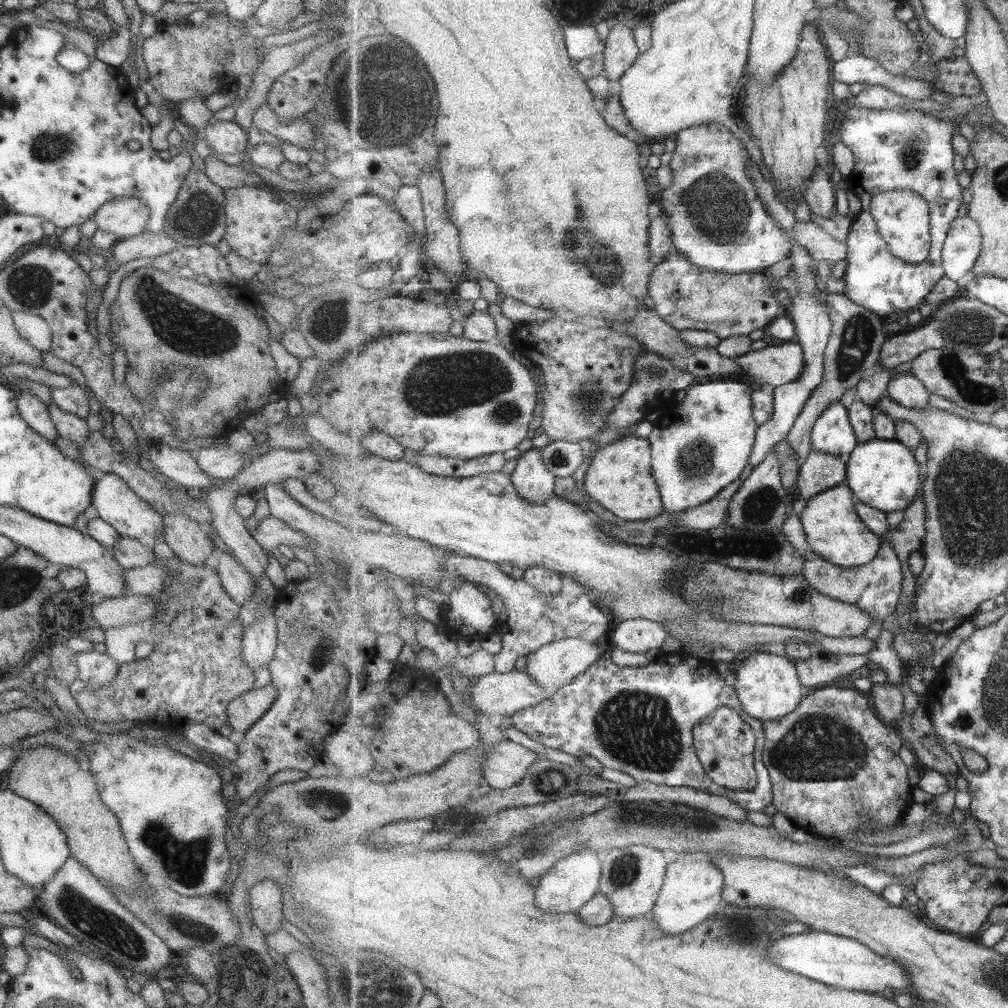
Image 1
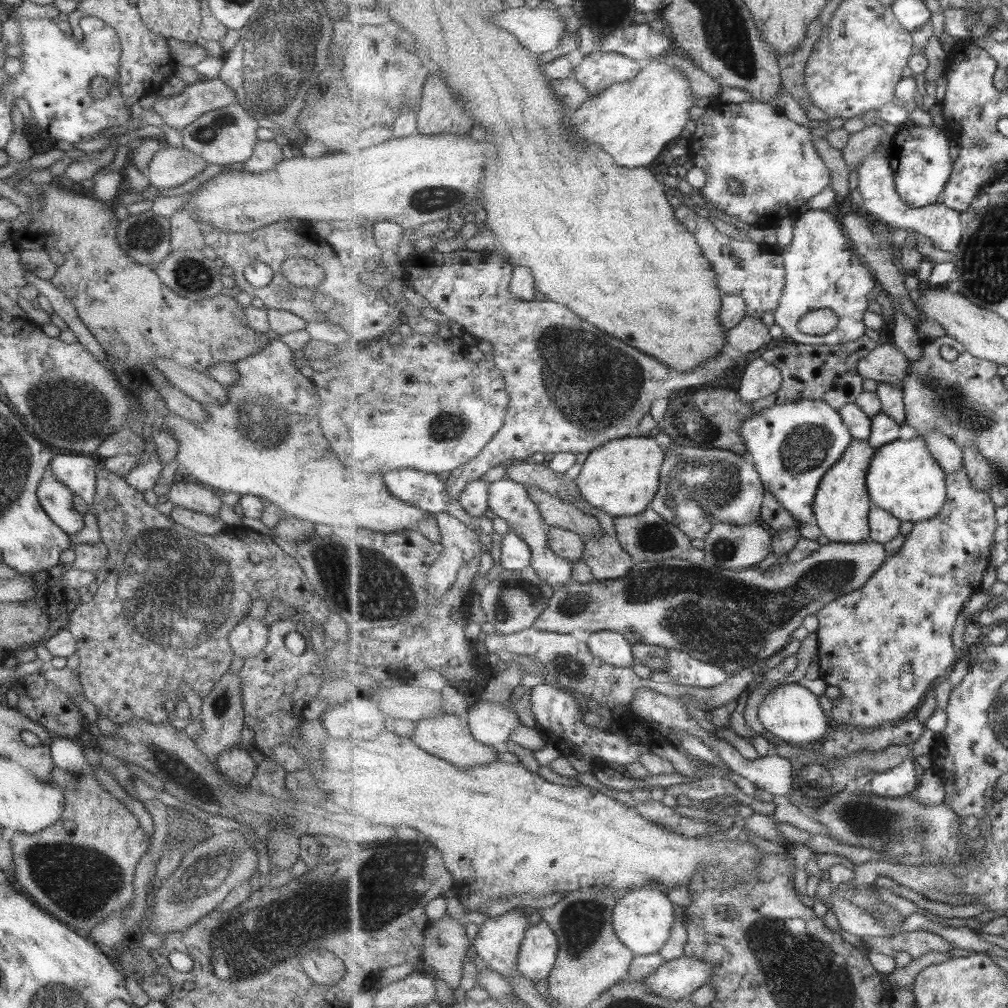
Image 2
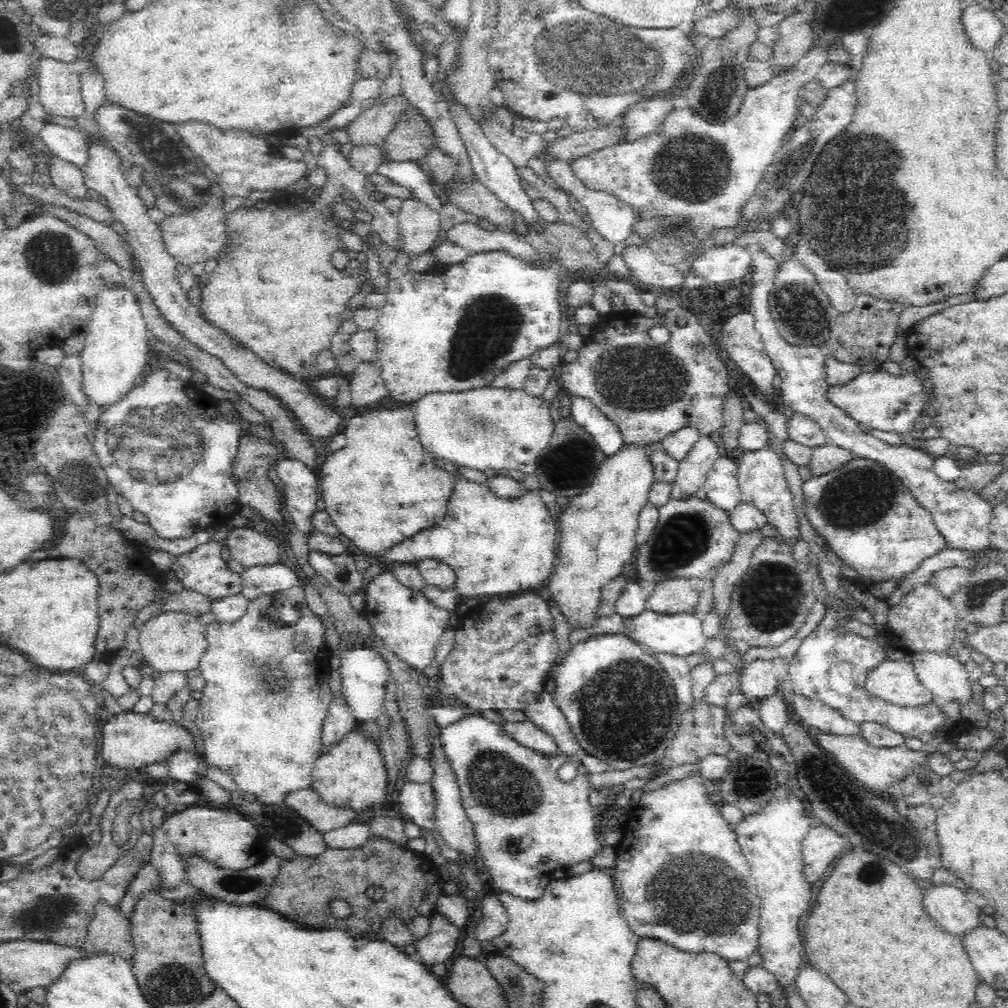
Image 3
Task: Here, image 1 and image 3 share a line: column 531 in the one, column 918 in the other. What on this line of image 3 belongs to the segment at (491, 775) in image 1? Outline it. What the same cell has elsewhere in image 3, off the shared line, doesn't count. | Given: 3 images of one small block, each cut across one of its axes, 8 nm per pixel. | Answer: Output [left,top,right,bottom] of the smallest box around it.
[811,730,955,790]

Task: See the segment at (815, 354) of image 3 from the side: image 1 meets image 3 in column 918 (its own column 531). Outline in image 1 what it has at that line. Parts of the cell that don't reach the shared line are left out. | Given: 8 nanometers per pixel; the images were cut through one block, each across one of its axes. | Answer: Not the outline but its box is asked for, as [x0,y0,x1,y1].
[511,448,557,504]

